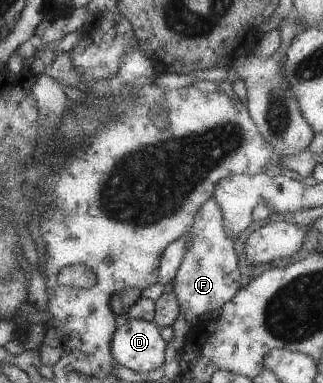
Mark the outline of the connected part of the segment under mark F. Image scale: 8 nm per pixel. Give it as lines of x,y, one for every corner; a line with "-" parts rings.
211,197
196,212
193,226
188,232
190,244
173,280
173,292
178,300
181,314
190,322
192,328
199,322
199,316
220,309
229,302
242,287
241,270
235,239
226,233
224,214
221,207

